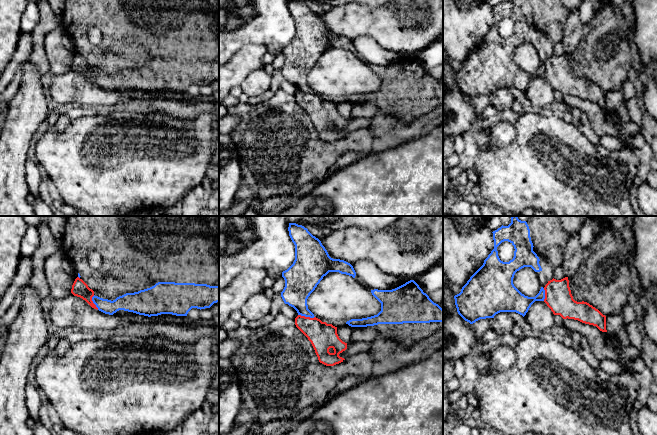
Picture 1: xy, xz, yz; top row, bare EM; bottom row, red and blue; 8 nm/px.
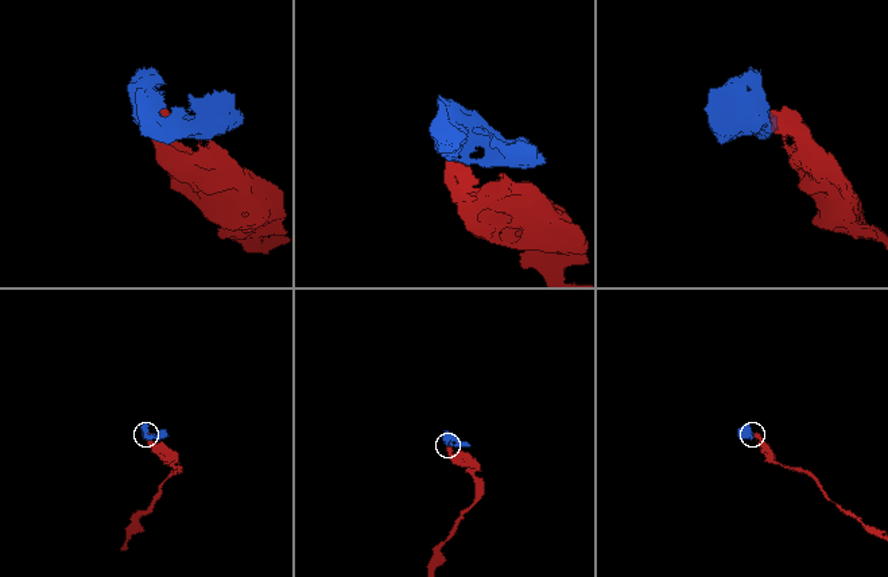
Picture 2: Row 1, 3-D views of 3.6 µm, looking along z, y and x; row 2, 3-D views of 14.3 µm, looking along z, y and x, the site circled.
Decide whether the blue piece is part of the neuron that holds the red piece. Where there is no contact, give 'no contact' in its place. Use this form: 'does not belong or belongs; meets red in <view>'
does not belong; meets red in xz

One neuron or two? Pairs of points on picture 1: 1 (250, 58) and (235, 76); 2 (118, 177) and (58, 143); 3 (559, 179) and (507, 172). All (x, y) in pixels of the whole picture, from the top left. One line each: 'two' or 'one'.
1: one
2: one
3: one

